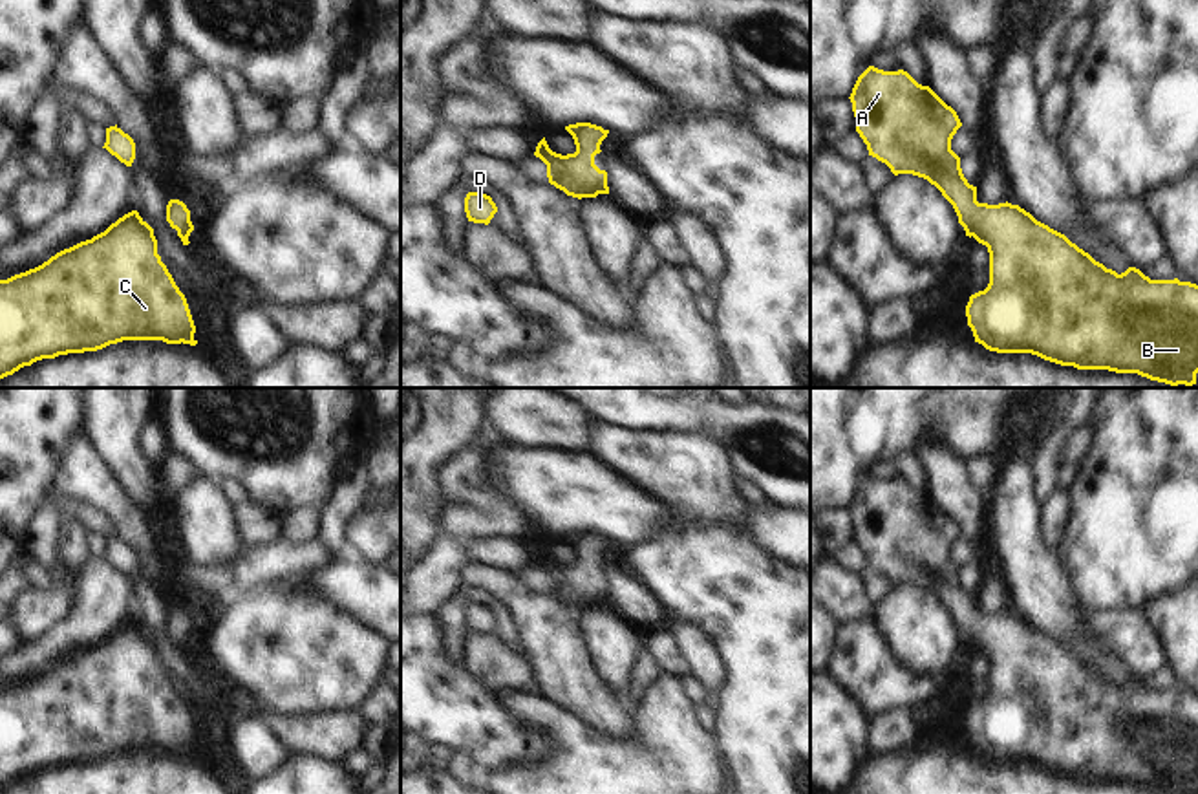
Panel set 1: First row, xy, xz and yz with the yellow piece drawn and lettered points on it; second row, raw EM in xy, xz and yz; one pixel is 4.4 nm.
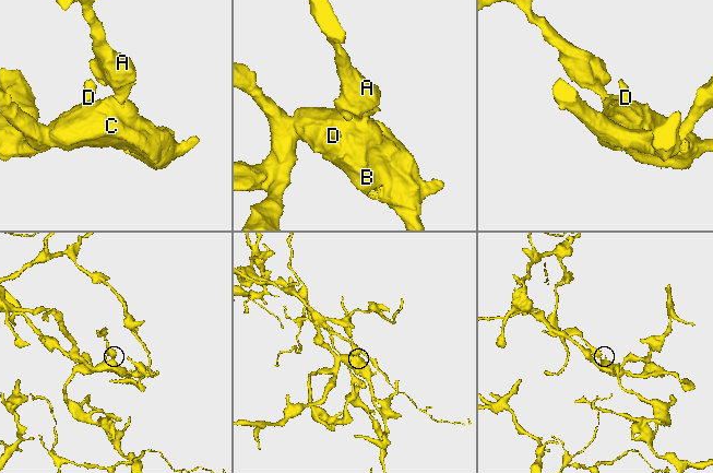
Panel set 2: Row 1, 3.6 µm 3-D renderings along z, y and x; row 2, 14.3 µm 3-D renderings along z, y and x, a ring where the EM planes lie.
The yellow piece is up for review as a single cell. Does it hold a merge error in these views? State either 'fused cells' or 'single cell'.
single cell

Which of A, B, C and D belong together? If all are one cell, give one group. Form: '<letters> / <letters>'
A B C D

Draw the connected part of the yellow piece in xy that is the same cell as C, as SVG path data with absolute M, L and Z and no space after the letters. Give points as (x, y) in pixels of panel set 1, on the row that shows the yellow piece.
M137 210L42 265L0 280L0 379L42 359L97 351L123 340L196 346L194 333L187 298L157 254L154 229Z

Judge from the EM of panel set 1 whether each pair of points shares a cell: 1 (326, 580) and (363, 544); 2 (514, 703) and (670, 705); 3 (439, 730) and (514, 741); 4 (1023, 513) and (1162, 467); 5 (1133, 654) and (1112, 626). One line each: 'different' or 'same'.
1: different
2: same
3: same
4: different
5: same

